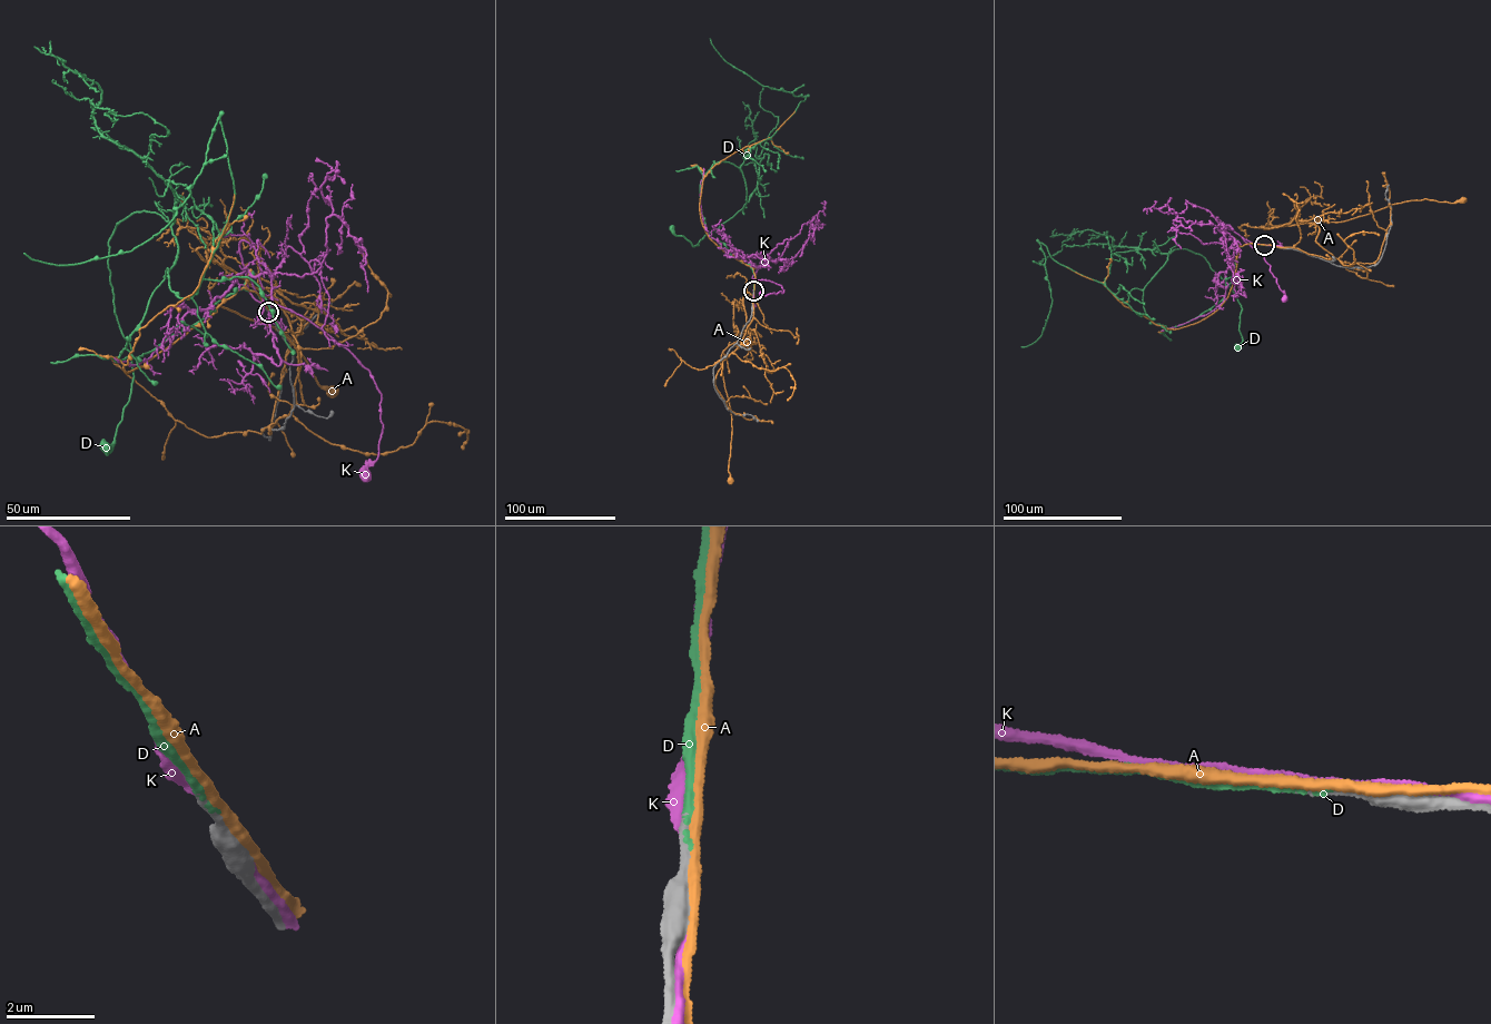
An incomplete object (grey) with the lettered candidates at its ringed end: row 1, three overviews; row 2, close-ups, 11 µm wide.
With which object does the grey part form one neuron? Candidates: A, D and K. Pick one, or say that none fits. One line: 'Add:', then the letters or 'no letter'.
Add: D

